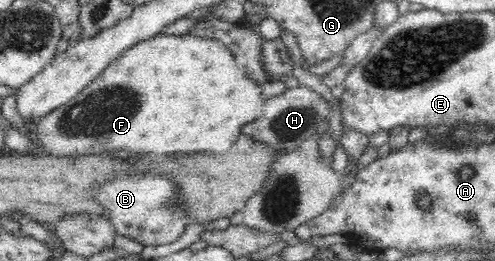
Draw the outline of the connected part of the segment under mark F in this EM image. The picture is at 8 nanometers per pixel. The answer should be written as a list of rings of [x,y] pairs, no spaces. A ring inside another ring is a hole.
[[[161,33],[157,38],[148,39],[133,49],[129,49],[118,61],[109,65],[101,76],[97,77],[87,89],[80,95],[77,95],[66,105],[56,108],[47,116],[38,119],[32,123],[32,129],[35,131],[33,140],[38,142],[45,151],[51,156],[69,155],[71,153],[93,153],[93,151],[105,151],[105,149],[133,149],[141,153],[189,153],[189,151],[227,151],[231,149],[237,139],[241,137],[241,131],[247,125],[253,124],[258,118],[262,117],[261,109],[268,103],[267,95],[255,79],[248,75],[248,71],[240,66],[232,50],[224,41],[217,38],[208,38],[197,34],[189,33],[183,35],[165,35]]]

